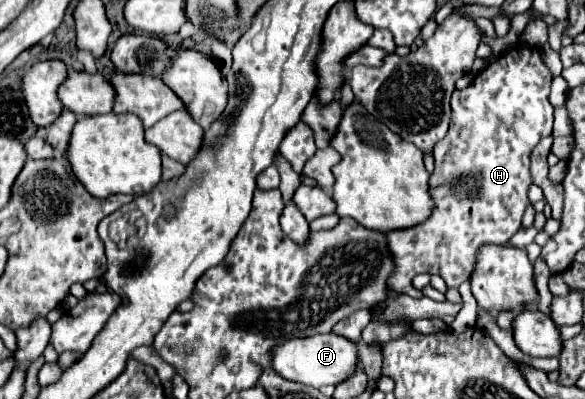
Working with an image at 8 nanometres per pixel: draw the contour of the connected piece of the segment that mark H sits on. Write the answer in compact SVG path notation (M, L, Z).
M516 46L490 62L468 88L454 90L450 130L446 138L434 148L434 172L430 174L430 194L436 202L434 214L422 222L422 226L386 234L388 248L396 262L396 270L390 276L388 284L392 288L396 288L394 284L400 284L400 294L420 298L422 292L412 286L412 278L424 272L438 274L448 284L448 288L458 288L474 272L480 246L506 246L508 240L520 230L524 210L530 204L530 152L544 136L552 134L552 104L548 102L550 82L552 74L542 62L538 48Z

